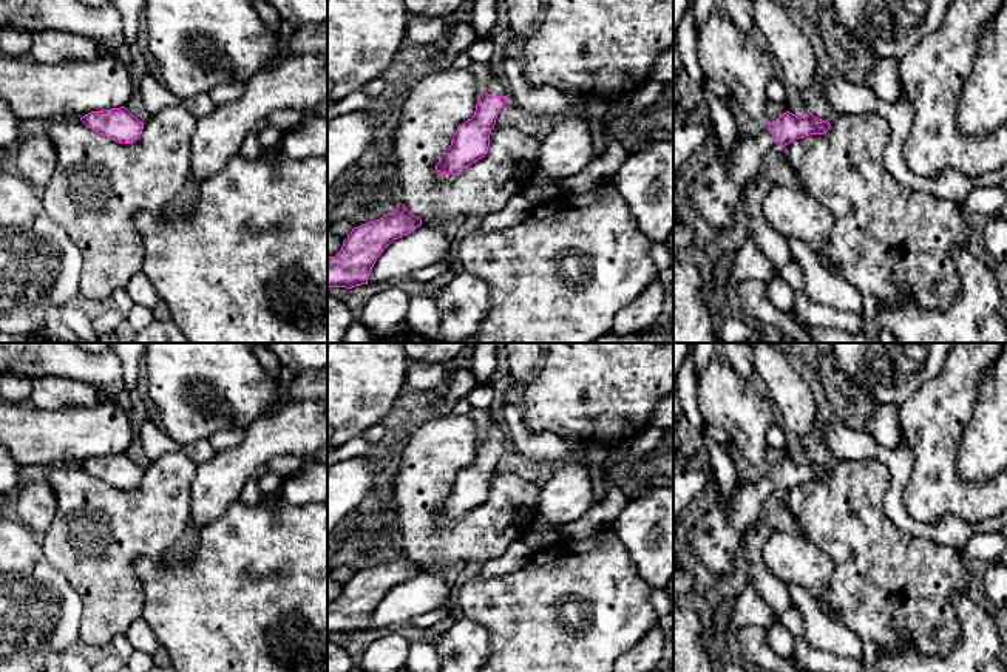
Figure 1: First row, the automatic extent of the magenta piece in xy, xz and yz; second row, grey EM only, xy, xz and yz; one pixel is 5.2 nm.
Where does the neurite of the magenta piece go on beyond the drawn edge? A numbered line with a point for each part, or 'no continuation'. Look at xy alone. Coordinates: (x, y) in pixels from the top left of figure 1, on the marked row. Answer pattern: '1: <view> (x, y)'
no continuation

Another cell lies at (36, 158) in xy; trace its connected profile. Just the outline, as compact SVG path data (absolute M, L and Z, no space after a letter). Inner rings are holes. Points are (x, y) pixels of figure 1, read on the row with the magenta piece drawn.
M46 133L26 137L12 151L12 168L39 192L53 178L56 165L56 147Z

